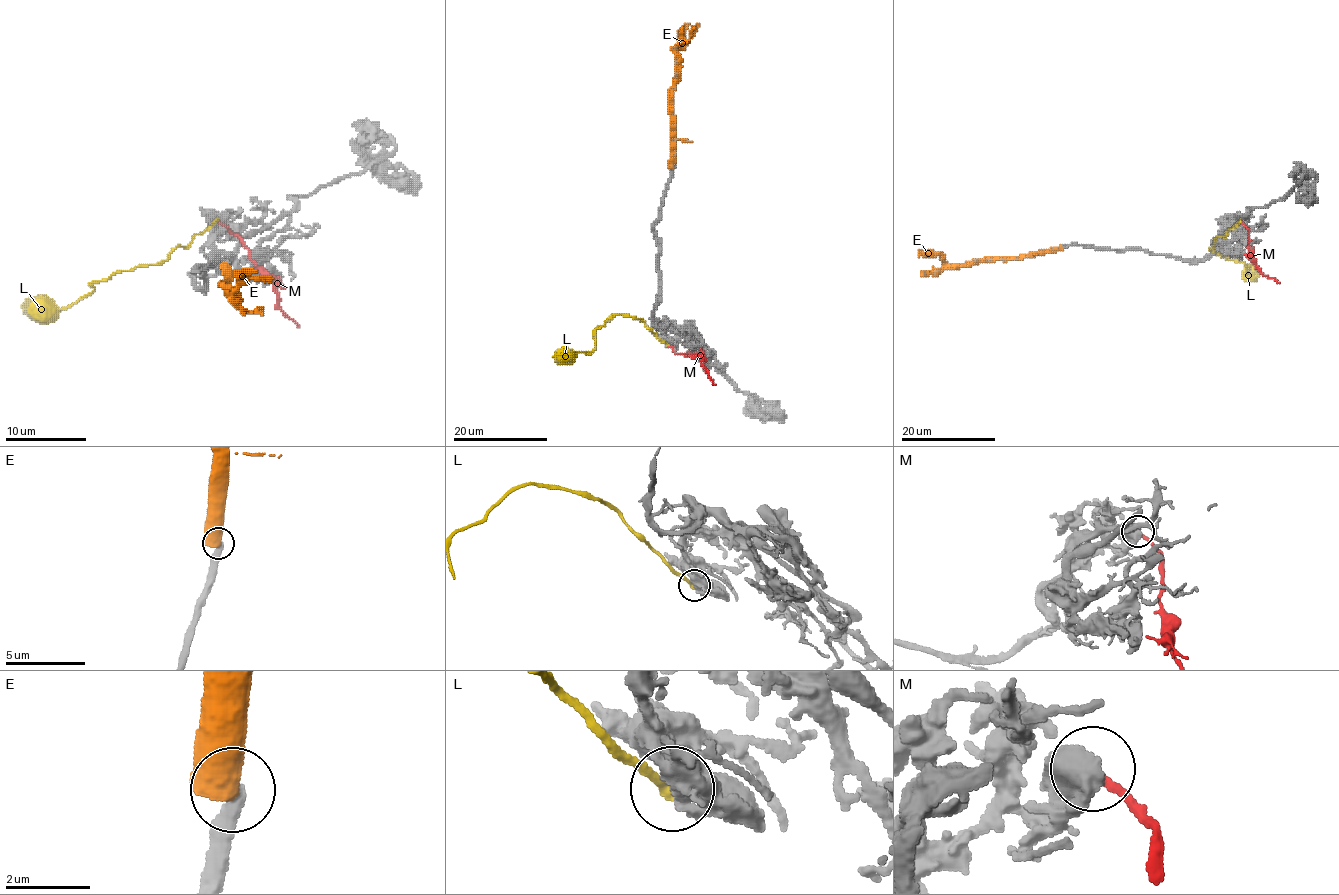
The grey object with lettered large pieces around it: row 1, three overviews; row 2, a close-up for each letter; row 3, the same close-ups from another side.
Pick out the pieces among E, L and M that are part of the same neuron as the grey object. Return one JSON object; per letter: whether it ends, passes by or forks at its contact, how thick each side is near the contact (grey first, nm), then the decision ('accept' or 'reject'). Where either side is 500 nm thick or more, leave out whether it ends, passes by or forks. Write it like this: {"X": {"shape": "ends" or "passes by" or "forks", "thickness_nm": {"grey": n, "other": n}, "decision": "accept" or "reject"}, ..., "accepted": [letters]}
{"E": {"thickness_nm": {"grey": 400, "other": 700}, "decision": "reject"}, "L": {"thickness_nm": {"grey": 700, "other": 320}, "decision": "reject"}, "M": {"thickness_nm": {"grey": 850, "other": 220}, "decision": "reject"}, "accepted": []}

